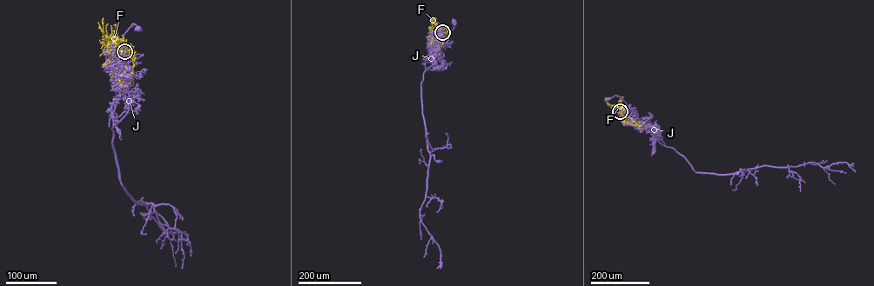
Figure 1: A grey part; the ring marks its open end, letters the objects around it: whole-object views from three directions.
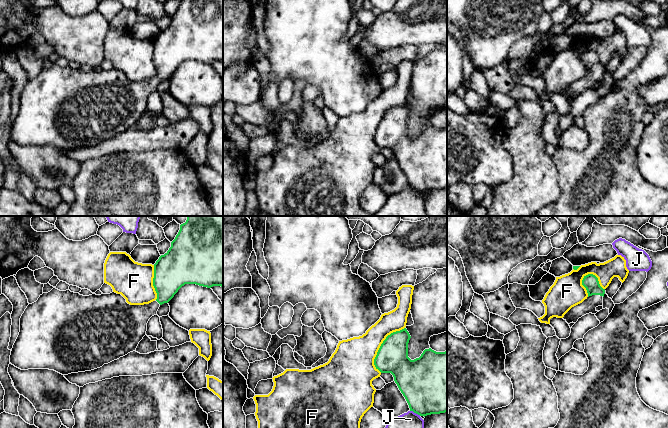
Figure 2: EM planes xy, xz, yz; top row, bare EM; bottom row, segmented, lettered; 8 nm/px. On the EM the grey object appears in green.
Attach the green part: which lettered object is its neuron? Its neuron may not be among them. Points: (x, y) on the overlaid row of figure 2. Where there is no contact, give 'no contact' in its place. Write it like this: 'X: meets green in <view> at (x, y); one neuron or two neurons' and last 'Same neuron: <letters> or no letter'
F: meets green in xz at (380, 346); two neurons
J: meets green in xz at (415, 412); two neurons
Same neuron: no letter

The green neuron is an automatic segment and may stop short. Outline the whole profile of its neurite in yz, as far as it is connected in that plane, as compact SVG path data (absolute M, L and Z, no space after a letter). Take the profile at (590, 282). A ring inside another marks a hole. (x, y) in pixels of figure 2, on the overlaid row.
M593 274L584 276L582 285L586 288L588 297L580 304L572 307L563 317L568 323L576 323L582 316L592 313L596 314L596 308L603 306L603 297L605 289L603 289L598 281L598 278Z

